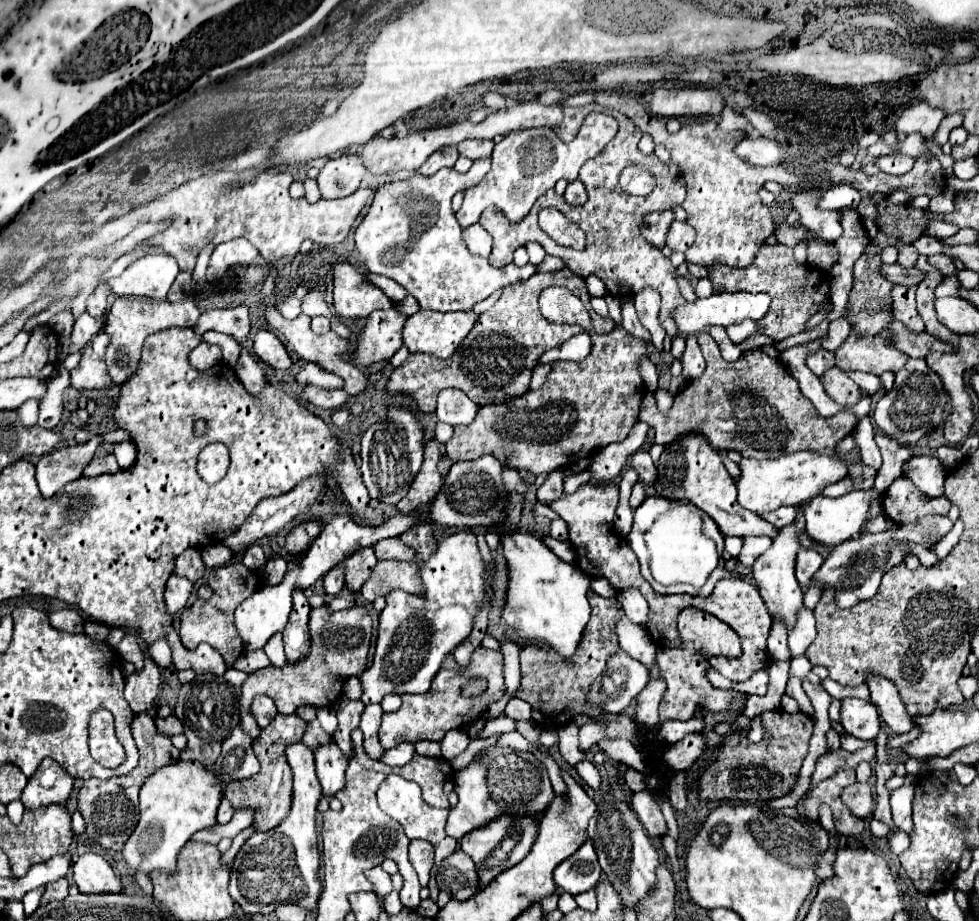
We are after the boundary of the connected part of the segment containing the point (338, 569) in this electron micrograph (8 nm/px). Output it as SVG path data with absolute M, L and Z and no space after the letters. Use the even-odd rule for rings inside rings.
M334 566L326 576L324 576L324 590L326 594L340 594L344 588L344 566Z

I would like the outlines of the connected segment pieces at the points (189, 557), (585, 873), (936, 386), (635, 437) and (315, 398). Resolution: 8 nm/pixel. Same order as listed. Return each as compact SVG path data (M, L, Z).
M188 548L186 552L182 552L178 558L176 558L176 570L174 574L182 576L182 578L188 578L192 582L200 580L204 576L204 562L200 558L200 552L196 548Z
M584 842L570 858L554 870L554 882L568 894L576 896L592 890L600 878L600 864L592 842Z
M908 360L906 366L896 374L894 388L874 408L876 426L900 444L916 444L922 436L942 422L942 412L948 402L948 394L942 386L940 376L928 368L924 360Z
M638 420L636 426L632 426L630 436L624 442L614 442L614 444L604 446L592 458L592 464L590 464L590 470L592 470L594 478L602 480L602 482L608 482L614 476L618 476L622 472L622 466L628 460L628 456L632 456L634 452L638 452L642 448L642 444L646 440L646 434L648 434L648 428L650 426L646 422Z
M306 386L304 390L304 398L320 408L340 408L348 402L348 394L344 390L324 390L324 388L316 388L316 386Z

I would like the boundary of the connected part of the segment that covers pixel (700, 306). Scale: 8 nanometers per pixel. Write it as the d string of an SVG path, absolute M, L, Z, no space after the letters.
M734 292L734 294L712 294L708 298L698 298L692 304L682 304L672 312L672 318L676 320L678 332L688 336L688 334L696 334L706 330L706 326L730 326L730 324L738 324L744 318L750 320L760 320L764 318L764 314L768 312L770 306L770 298L768 294L750 294L750 292Z

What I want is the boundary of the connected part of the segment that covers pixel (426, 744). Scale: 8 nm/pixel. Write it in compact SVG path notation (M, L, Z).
M421 741L415 744L415 750L418 754L428 757L441 757L441 748L439 743L430 741Z

